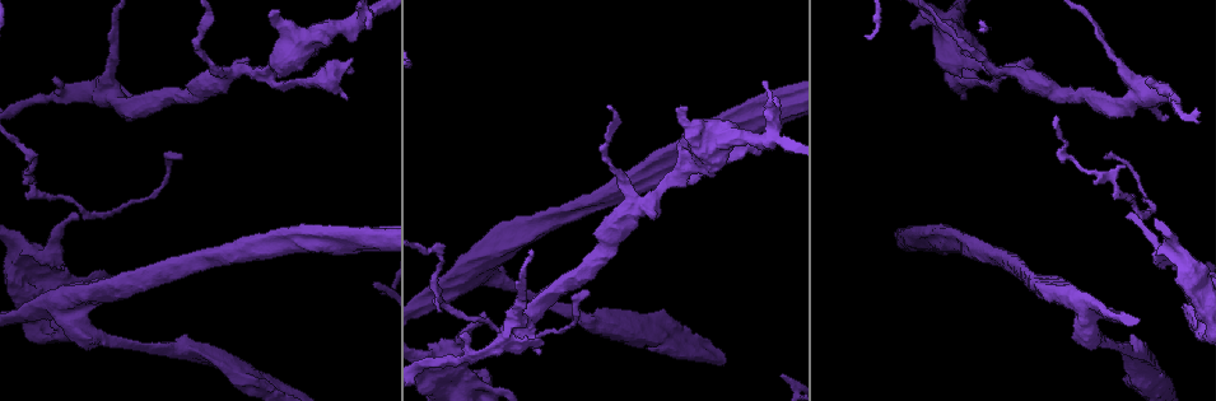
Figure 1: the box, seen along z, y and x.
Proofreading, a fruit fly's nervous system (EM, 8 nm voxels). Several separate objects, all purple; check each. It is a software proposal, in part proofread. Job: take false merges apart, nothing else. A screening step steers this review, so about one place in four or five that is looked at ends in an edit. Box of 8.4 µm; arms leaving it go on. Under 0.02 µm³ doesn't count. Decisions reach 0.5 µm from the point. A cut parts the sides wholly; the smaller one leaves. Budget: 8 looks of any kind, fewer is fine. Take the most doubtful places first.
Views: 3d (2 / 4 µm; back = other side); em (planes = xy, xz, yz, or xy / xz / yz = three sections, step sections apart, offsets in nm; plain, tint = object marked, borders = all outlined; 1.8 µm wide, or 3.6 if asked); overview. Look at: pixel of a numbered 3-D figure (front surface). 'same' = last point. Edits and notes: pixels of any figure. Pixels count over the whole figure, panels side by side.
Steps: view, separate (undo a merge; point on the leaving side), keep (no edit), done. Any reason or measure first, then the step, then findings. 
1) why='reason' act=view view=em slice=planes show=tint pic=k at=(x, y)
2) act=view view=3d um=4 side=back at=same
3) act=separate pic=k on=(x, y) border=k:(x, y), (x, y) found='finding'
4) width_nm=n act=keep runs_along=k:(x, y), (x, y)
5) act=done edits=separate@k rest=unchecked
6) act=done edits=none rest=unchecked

why='three arms meet' act=view view=em slice=xy step=4 show=plain pic=1 at=(115, 99)

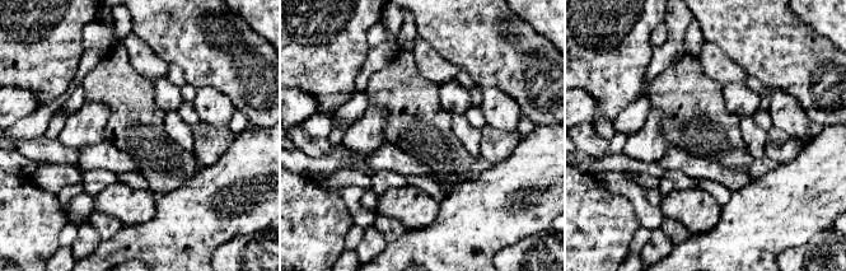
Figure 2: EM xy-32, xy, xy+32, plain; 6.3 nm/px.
act=view view=em slice=xy step=4 show=tint at=same

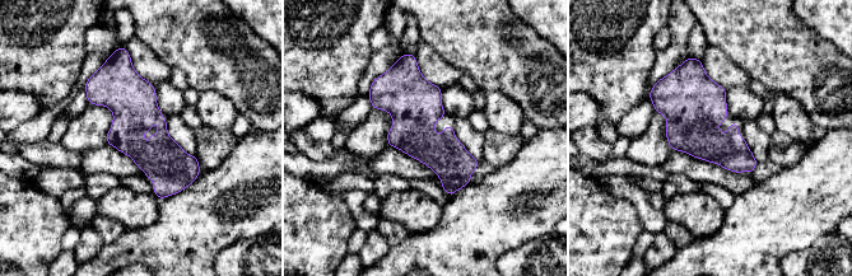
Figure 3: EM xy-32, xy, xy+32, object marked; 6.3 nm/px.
act=keep runs_along=3:(126, 66), (130, 138), (162, 195) found='continuous, no second neuron'

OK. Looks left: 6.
why='arms part here' act=view view=em slice=xy step=16 show=tint pic=1 at=(265, 70)

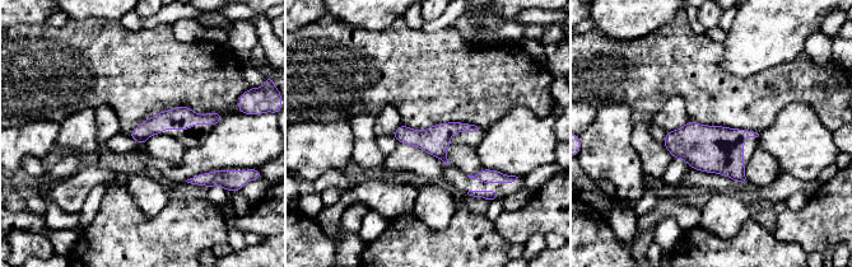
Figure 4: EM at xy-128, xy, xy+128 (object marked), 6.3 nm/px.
act=keep runs_along=4:(215, 120), (171, 118), (134, 135) found='continuous, no second neuron'

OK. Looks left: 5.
why='touches itself' act=view view=em slice=yz step=4 show=tint pic=1 at=(1191, 266)

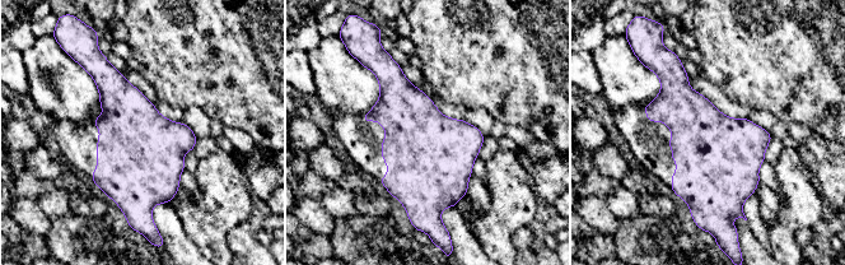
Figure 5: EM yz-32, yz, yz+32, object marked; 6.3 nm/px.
why='cut it another way' act=view view=em slice=planes show=tint at=same

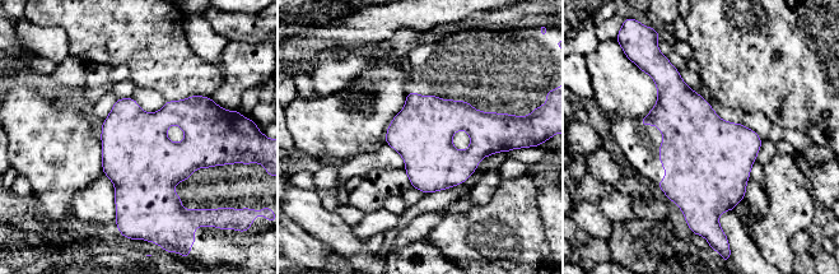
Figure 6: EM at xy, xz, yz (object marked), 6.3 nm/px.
width_nm=380 act=keep found='one neuron here'

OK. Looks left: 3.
act=done edits=none rest=unchecked

